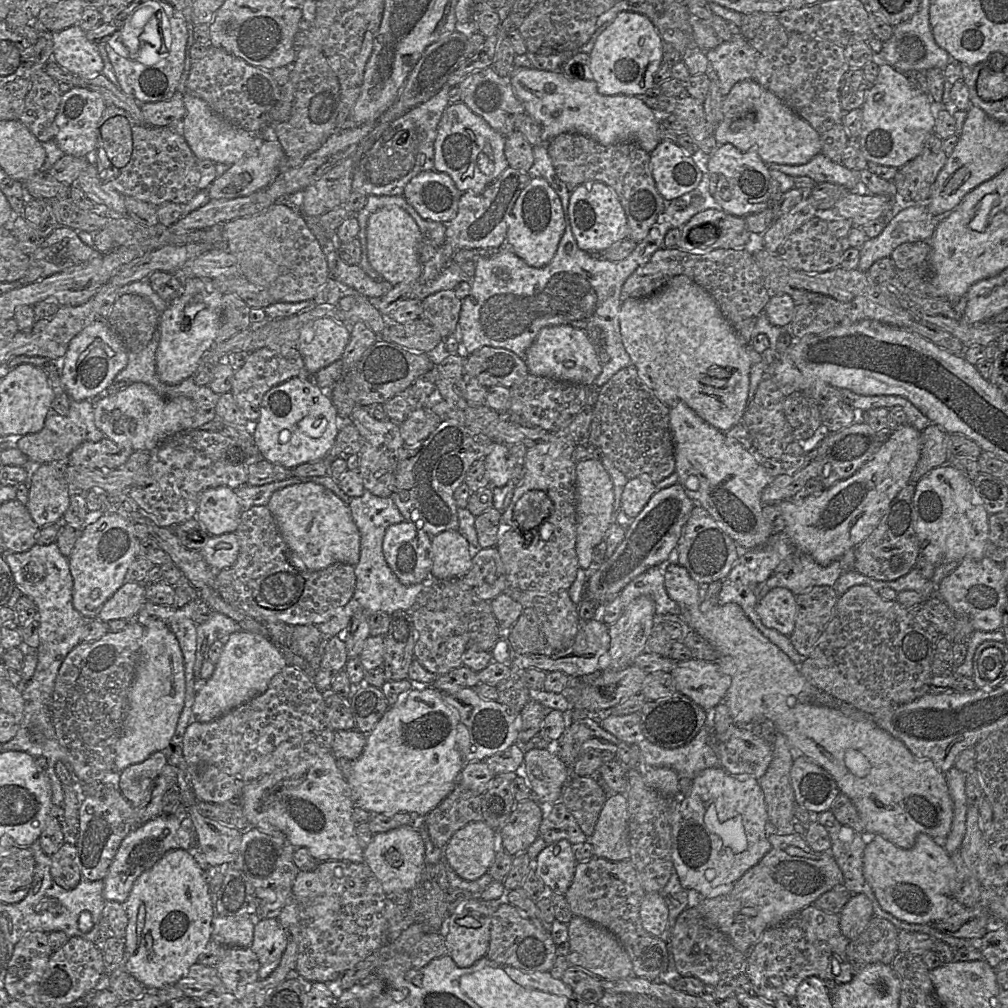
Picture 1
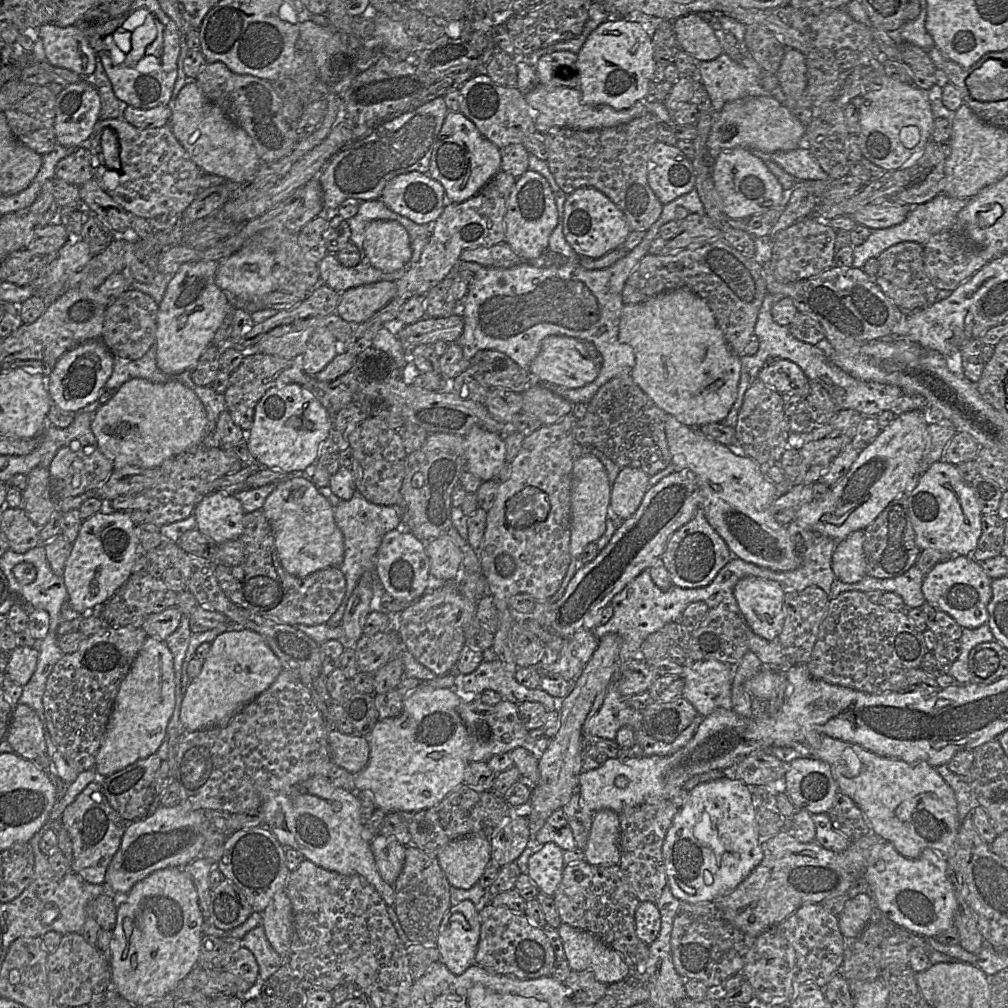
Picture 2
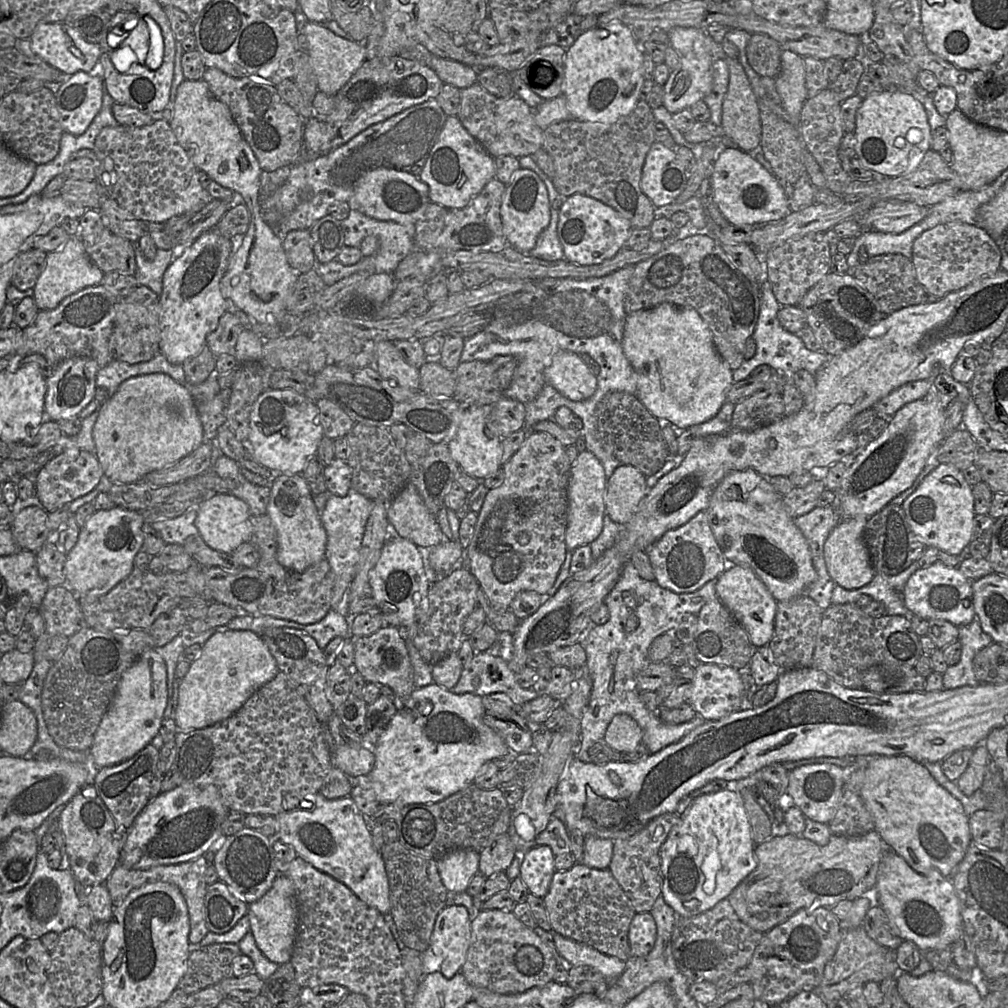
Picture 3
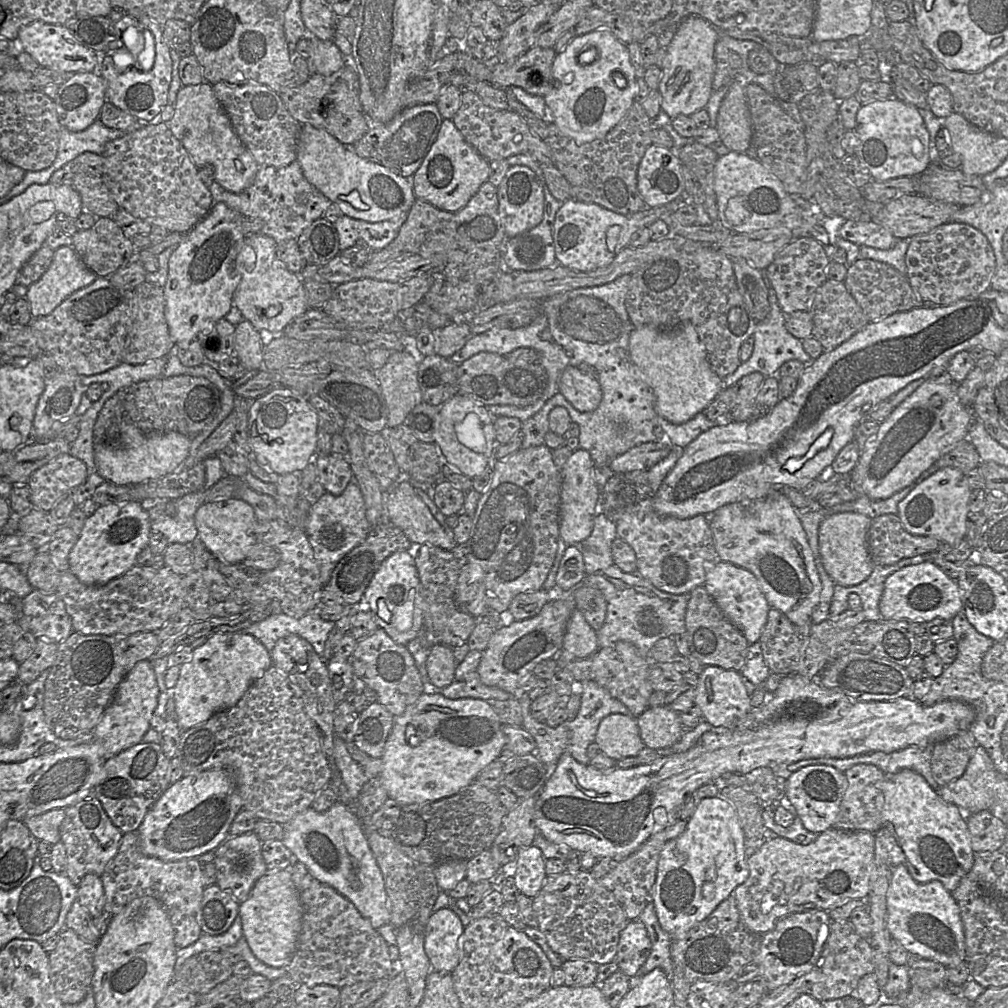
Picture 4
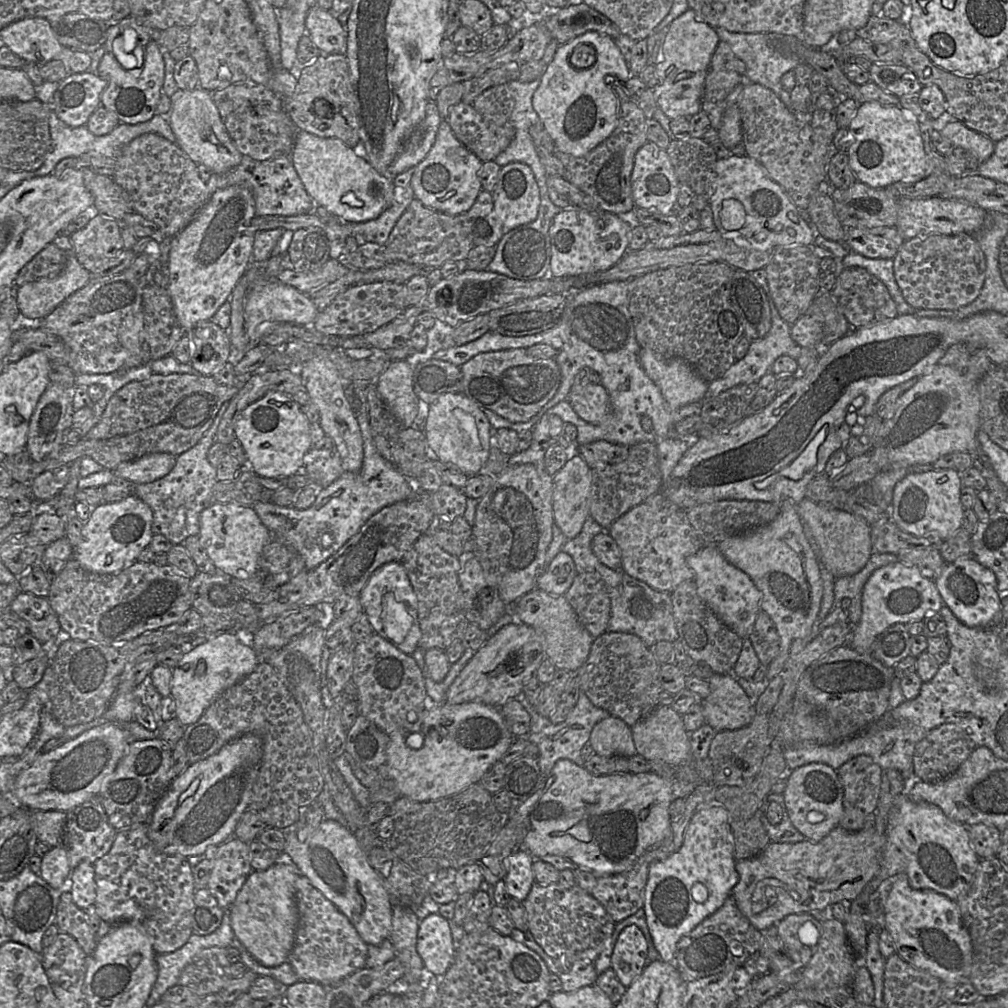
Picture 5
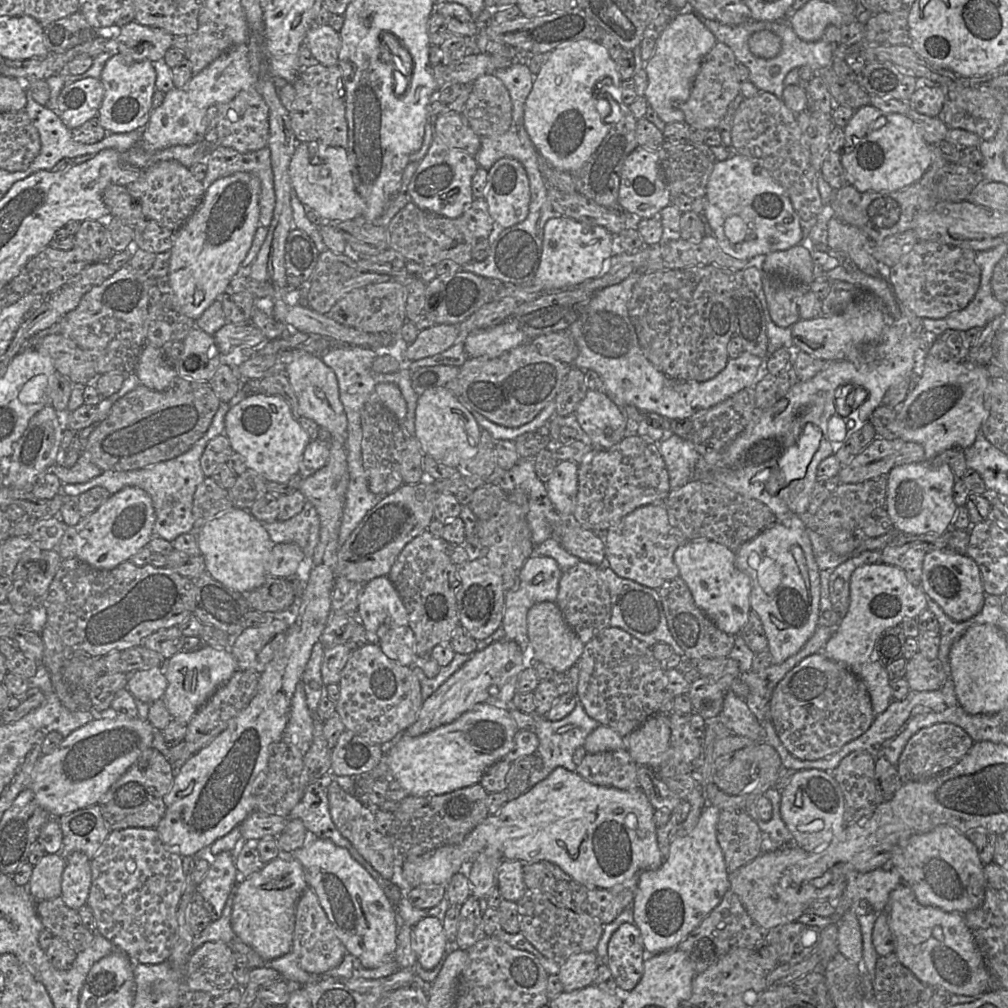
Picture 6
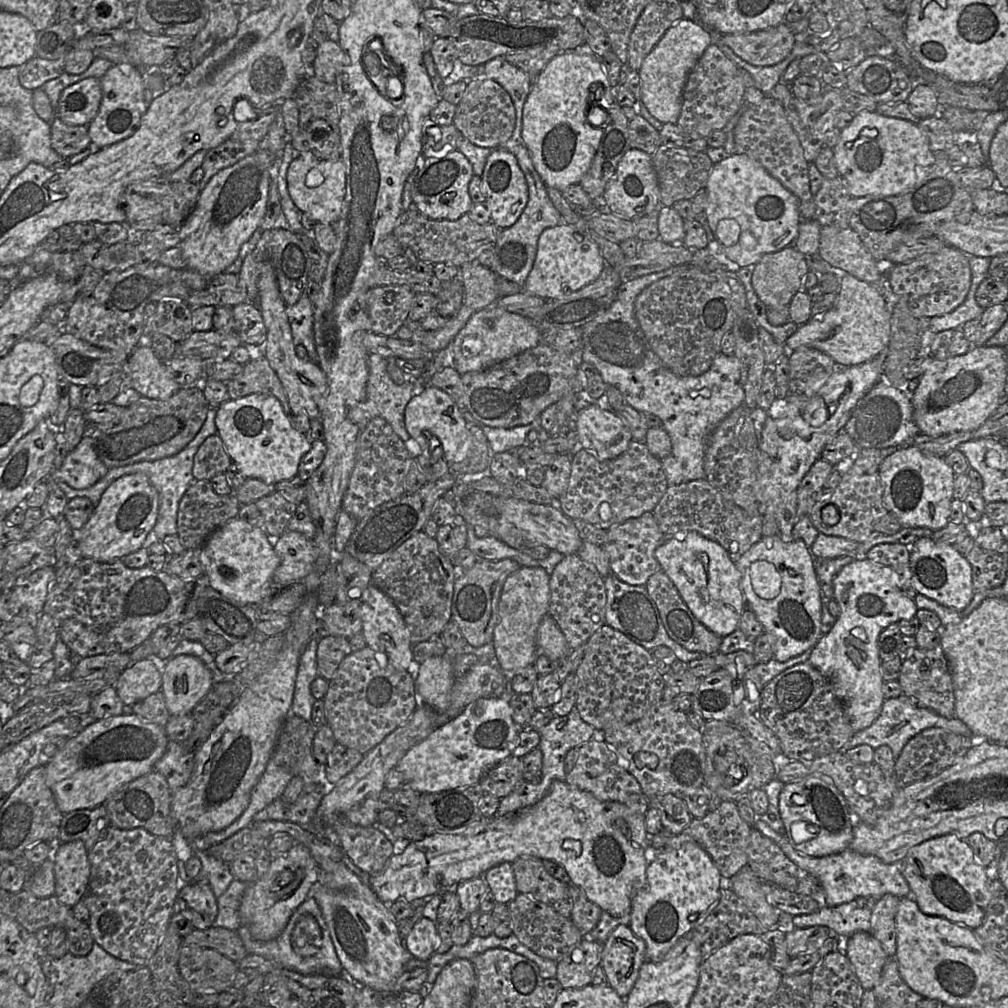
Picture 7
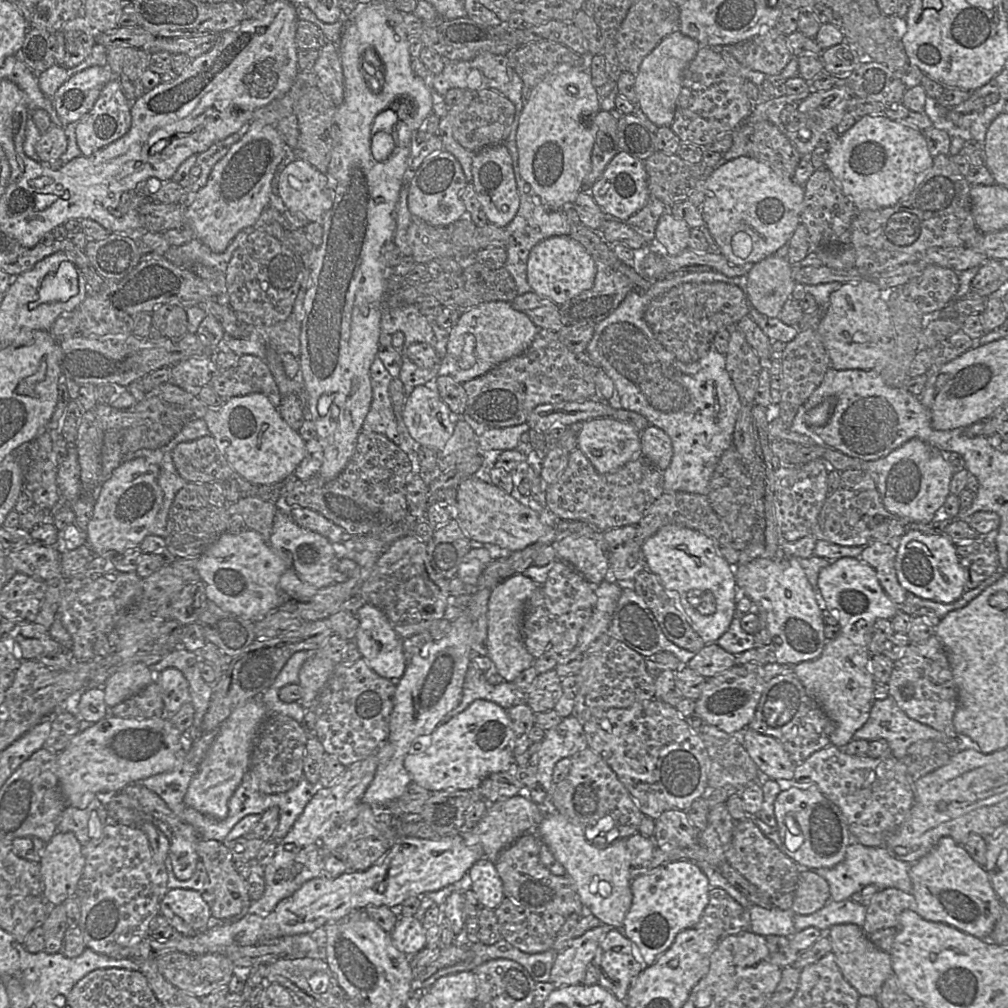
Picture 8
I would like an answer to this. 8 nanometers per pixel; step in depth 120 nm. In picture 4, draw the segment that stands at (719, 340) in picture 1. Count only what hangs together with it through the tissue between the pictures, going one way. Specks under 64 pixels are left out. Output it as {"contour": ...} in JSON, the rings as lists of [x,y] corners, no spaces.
{"contour":[[[691,324],[670,331],[652,326],[634,328],[629,354],[654,393],[656,412],[673,424],[683,424],[702,413],[724,389],[723,379],[712,370],[705,346]]]}

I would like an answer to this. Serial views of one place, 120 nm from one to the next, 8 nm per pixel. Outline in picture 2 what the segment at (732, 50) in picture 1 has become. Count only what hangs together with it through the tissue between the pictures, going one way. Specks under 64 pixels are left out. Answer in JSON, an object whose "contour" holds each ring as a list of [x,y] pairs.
{"contour":[[[749,52],[741,61],[734,61],[726,53],[722,53],[714,60],[699,62],[698,79],[705,86],[710,97],[712,111],[719,113],[727,102],[746,97],[771,95],[760,84],[760,72],[762,72],[761,67]]]}

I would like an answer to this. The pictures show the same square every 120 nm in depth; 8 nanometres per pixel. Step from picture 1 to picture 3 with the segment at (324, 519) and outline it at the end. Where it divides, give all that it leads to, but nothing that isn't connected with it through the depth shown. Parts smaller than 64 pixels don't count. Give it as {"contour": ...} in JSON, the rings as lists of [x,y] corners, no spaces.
{"contour":[[[280,474],[272,478],[271,492],[266,515],[271,519],[277,534],[277,560],[287,570],[303,572],[308,567],[325,559],[327,534],[322,525],[320,513],[313,501],[309,483],[302,475]]]}

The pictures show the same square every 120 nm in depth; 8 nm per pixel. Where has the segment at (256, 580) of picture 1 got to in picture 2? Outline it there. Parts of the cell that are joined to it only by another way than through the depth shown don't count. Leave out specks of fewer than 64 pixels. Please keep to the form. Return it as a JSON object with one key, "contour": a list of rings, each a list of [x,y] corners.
{"contour":[[[262,510],[246,513],[240,537],[246,549],[246,560],[237,566],[217,565],[215,575],[226,596],[235,604],[276,622],[319,625],[326,623],[336,612],[346,592],[346,579],[337,566],[320,569],[307,577],[296,577],[283,569],[276,552],[273,532]]]}

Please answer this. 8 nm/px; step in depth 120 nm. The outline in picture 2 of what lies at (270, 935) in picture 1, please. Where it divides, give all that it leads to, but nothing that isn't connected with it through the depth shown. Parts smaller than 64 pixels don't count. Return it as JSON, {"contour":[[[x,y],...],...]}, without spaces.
{"contour":[[[262,924],[247,932],[239,945],[249,949],[259,966],[259,978],[268,980],[282,965],[283,959],[268,941]]]}

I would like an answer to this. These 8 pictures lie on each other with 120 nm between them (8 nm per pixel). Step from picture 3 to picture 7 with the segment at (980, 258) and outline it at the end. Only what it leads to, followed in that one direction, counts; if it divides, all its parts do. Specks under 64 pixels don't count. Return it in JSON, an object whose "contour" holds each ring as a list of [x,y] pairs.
{"contour":[[[947,244],[937,253],[924,254],[911,262],[893,265],[887,278],[904,311],[916,318],[942,316],[955,310],[966,299],[972,278],[970,256]]]}

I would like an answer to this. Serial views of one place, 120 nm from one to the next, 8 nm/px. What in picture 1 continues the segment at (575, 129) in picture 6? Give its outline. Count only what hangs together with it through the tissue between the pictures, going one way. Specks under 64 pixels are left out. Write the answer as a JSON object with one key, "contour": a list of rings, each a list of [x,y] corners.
{"contour":[[[623,11],[598,36],[589,55],[592,79],[600,94],[636,96],[654,85],[654,76],[662,65],[663,41],[648,17]]]}

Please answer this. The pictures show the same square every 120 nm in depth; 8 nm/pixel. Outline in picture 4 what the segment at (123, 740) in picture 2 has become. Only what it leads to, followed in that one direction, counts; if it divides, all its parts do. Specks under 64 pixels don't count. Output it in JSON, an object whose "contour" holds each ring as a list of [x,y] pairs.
{"contour":[[[139,661],[119,683],[110,704],[93,729],[95,741],[101,745],[106,755],[117,755],[142,742],[144,734],[150,728],[159,693],[151,661]]]}

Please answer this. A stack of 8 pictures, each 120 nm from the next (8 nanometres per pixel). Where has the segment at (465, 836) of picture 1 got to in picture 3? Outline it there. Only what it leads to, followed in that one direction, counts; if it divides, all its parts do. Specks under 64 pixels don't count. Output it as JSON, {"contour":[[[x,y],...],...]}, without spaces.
{"contour":[[[455,849],[437,859],[444,886],[454,893],[465,892],[471,879],[479,873],[480,853],[472,849]]]}

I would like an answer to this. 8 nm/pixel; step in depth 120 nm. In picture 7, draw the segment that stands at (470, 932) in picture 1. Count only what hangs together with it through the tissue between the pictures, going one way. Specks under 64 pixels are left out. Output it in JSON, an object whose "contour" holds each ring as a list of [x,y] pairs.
{"contour":[[[422,917],[403,939],[403,944],[411,957],[427,962],[439,945],[436,923]]]}

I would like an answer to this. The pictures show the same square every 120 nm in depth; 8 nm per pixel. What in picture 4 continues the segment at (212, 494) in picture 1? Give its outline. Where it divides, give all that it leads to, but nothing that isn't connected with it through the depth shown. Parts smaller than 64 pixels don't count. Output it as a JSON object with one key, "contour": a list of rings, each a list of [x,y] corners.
{"contour":[[[238,497],[204,503],[195,513],[199,540],[219,561],[227,564],[242,563],[250,548],[257,543],[257,523],[253,507]]]}

